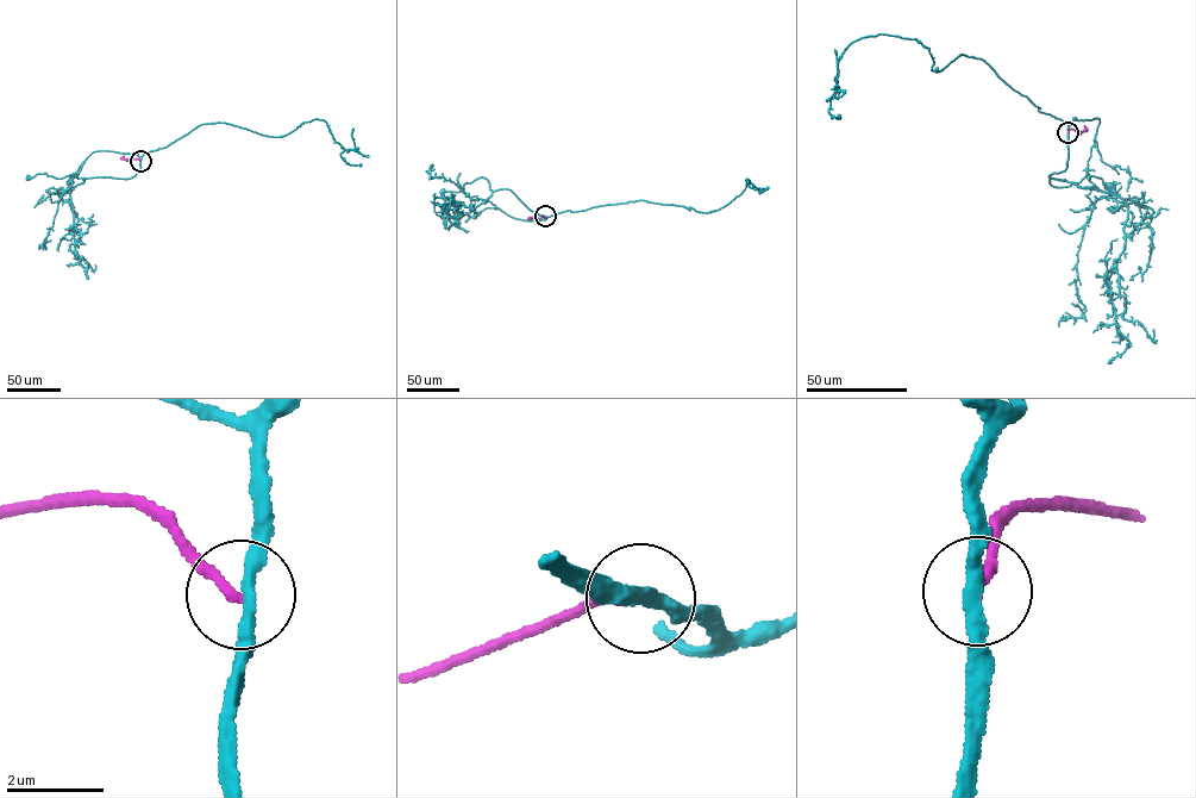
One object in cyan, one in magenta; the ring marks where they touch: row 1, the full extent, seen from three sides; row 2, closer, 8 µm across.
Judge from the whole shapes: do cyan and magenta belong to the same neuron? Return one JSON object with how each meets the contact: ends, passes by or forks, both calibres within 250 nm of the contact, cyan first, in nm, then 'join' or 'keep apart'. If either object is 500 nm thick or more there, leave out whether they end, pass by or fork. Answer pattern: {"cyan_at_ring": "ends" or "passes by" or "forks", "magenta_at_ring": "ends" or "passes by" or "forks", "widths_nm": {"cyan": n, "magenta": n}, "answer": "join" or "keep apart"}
{"cyan_at_ring": "passes by", "magenta_at_ring": "ends", "widths_nm": {"cyan": 280, "magenta": 190}, "answer": "keep apart"}

